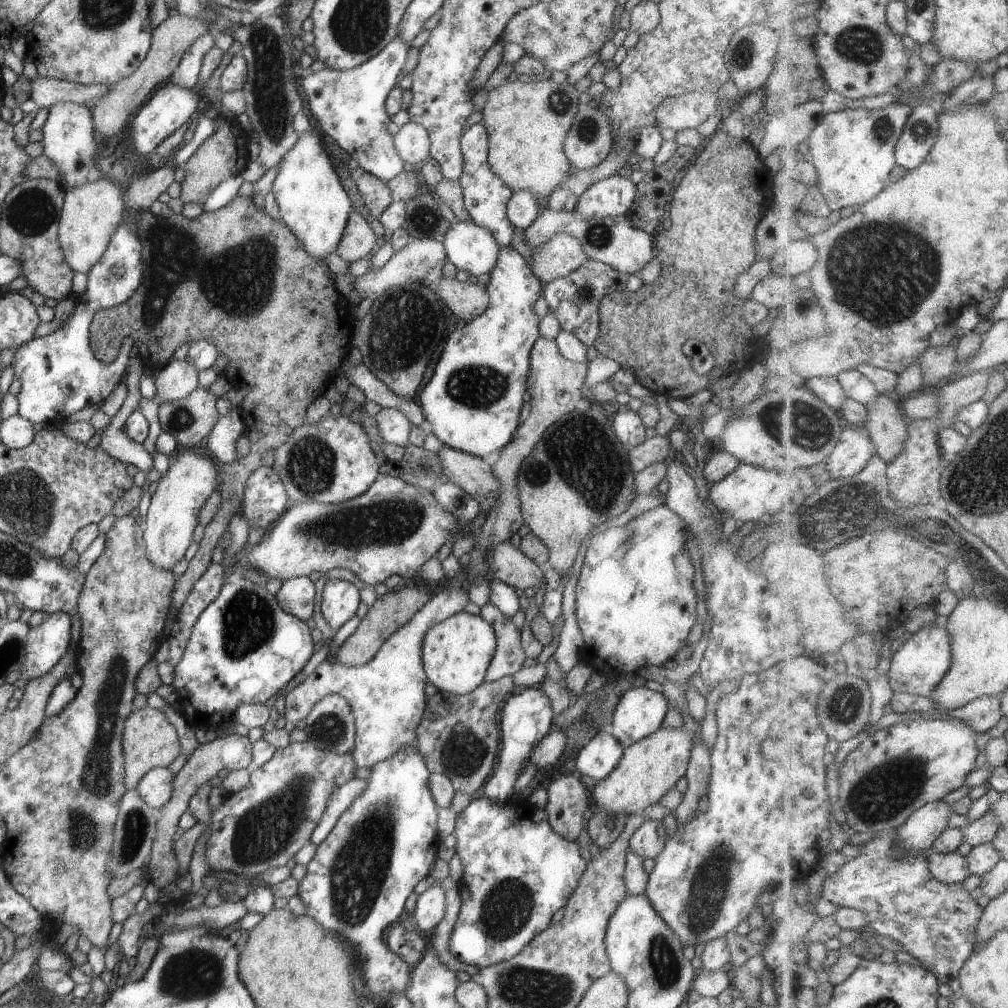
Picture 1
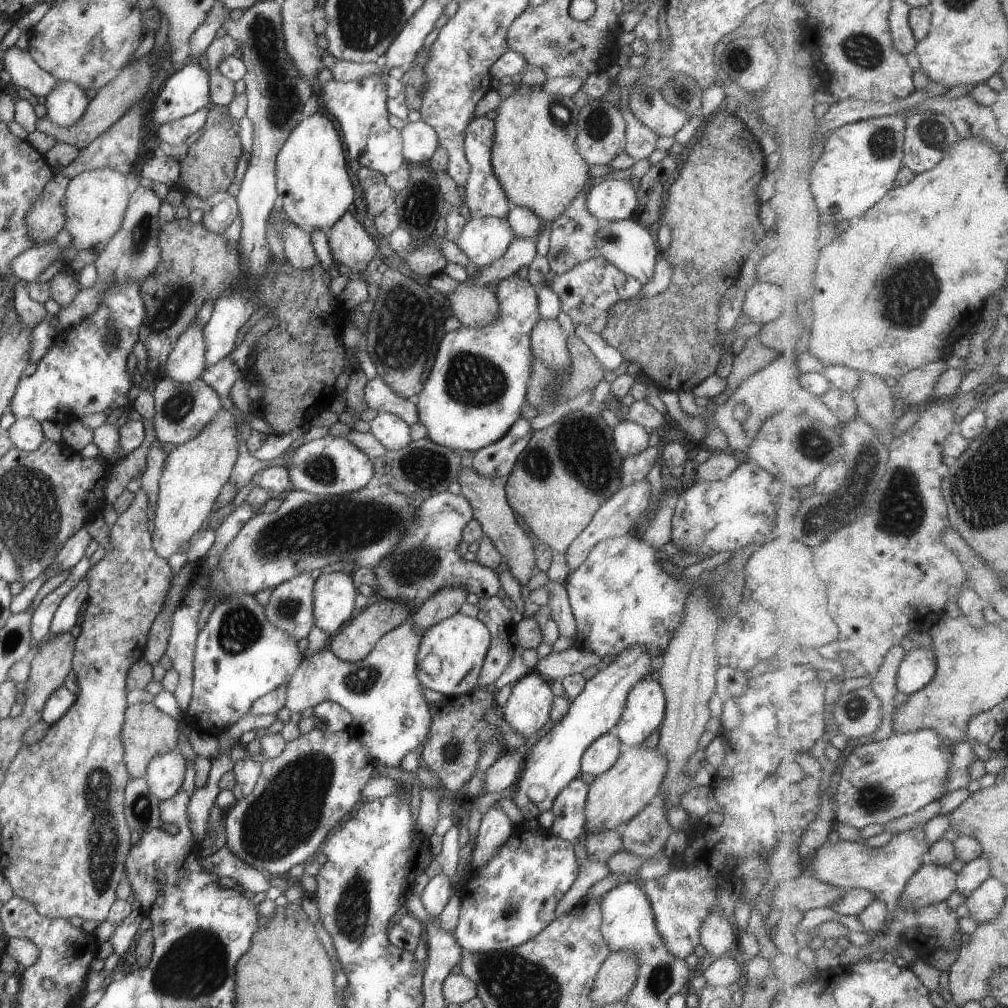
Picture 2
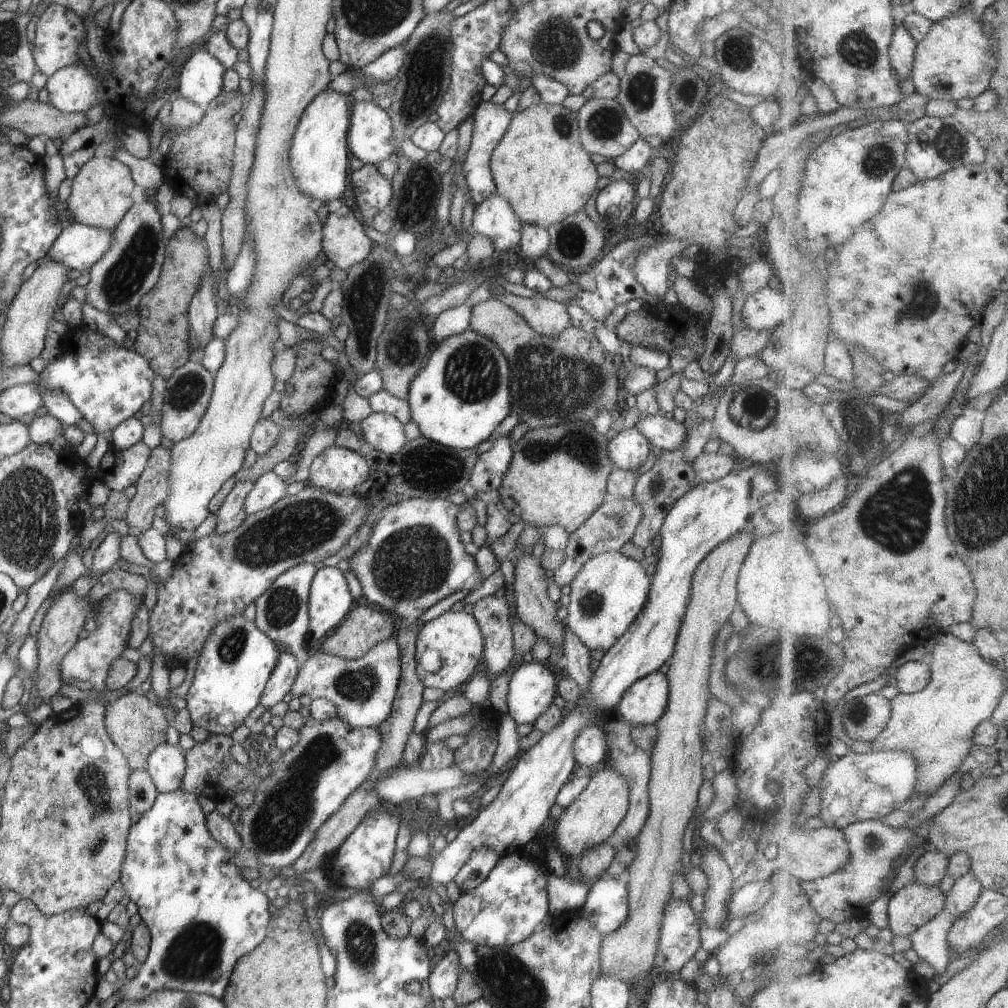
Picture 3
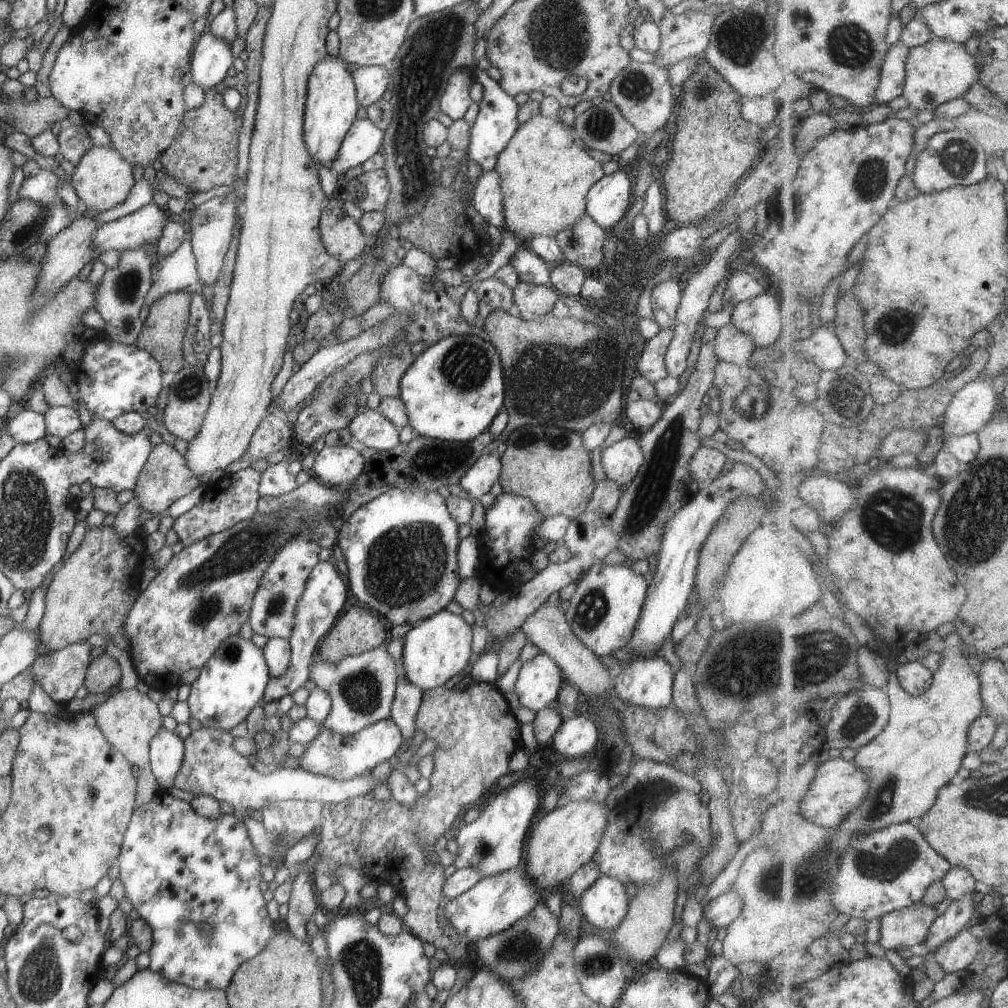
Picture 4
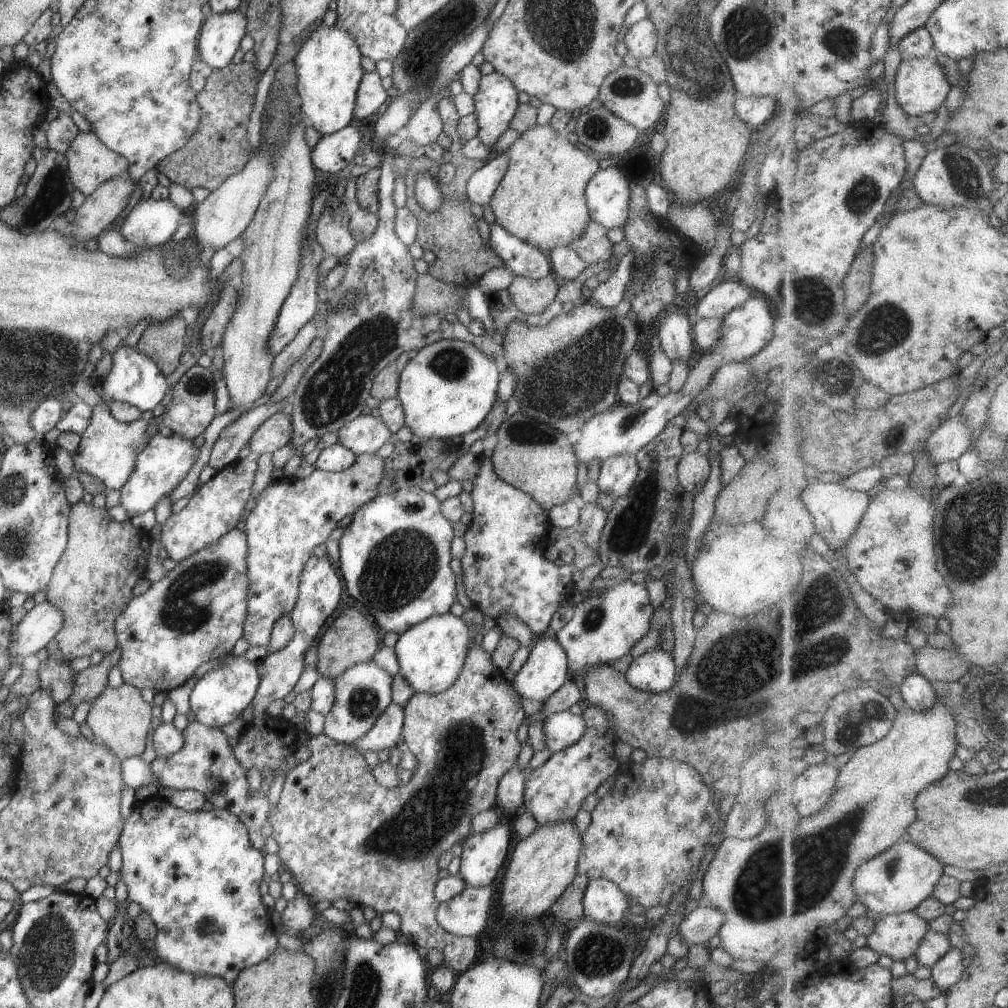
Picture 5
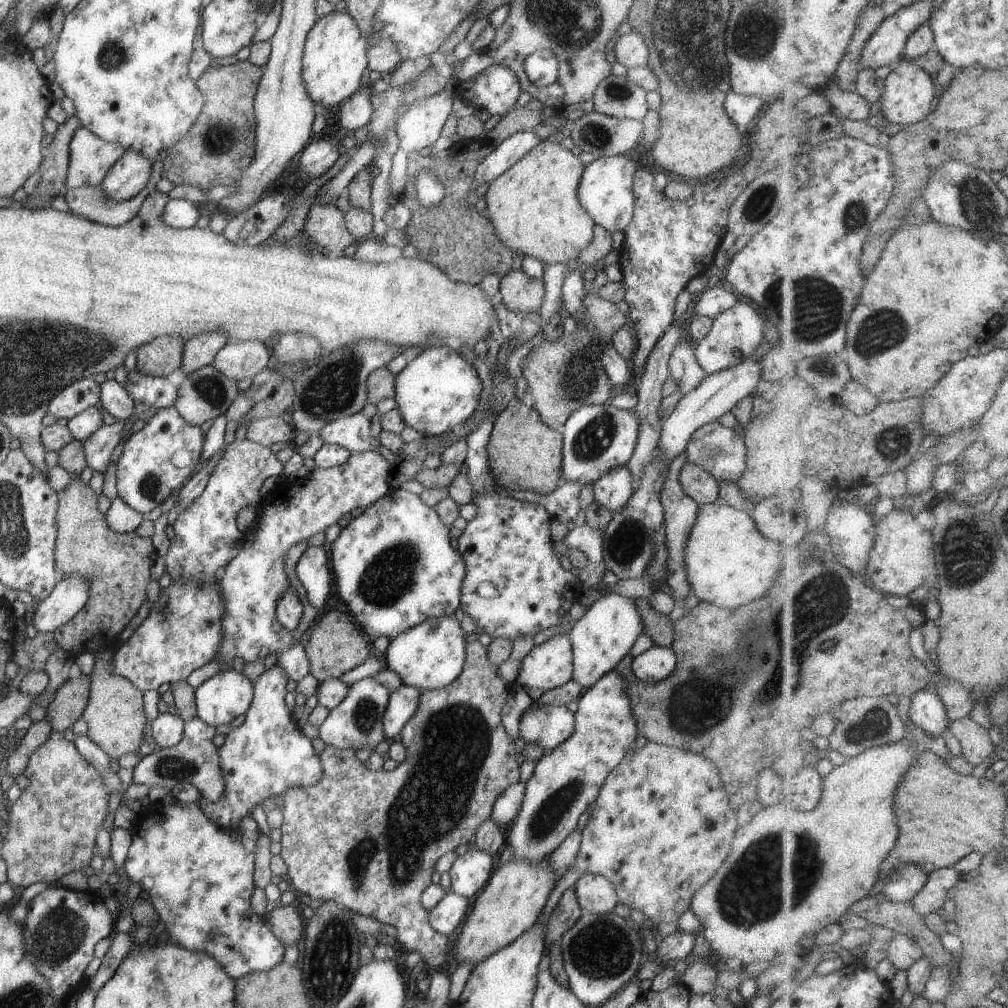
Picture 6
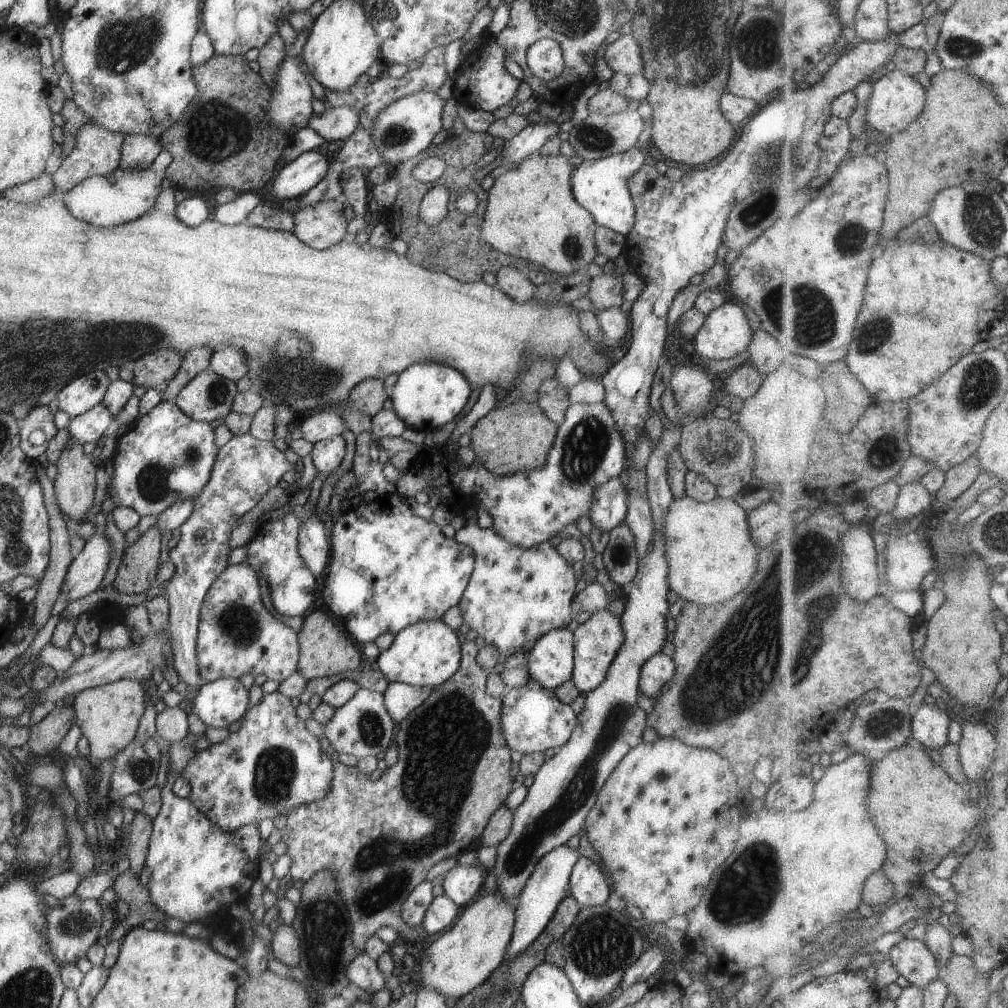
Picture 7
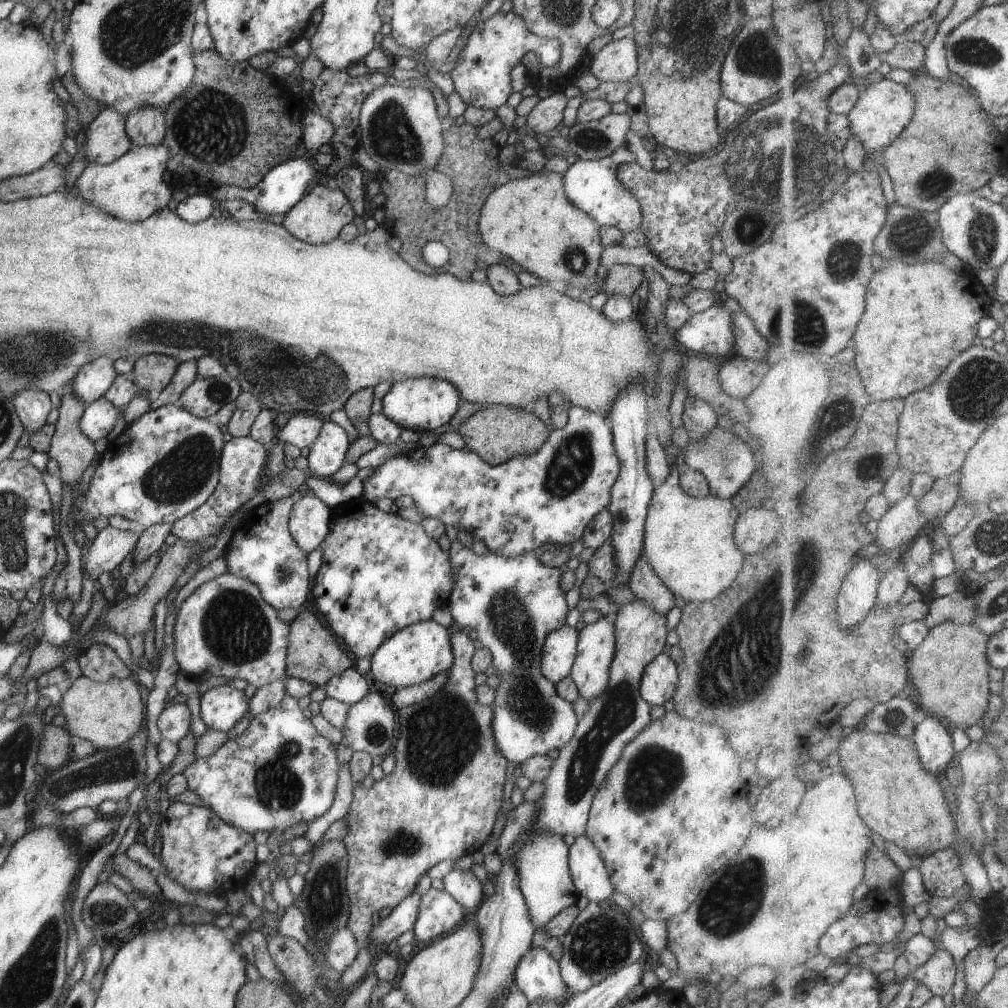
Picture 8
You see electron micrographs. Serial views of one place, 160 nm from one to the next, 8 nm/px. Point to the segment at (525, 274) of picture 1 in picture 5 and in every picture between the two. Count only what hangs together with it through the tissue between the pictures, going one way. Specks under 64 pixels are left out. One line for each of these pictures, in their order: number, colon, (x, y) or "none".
2: (473, 394)
3: (459, 397)
4: (453, 391)
5: (445, 389)

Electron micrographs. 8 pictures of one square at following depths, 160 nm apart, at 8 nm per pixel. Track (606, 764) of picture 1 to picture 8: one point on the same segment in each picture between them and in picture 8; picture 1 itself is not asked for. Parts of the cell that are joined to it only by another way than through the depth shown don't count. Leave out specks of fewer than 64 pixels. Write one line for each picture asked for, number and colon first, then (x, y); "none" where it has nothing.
2: (601, 754)
3: (590, 750)
4: (577, 736)
5: (561, 729)
6: (547, 727)
7: (532, 720)
8: (512, 603)

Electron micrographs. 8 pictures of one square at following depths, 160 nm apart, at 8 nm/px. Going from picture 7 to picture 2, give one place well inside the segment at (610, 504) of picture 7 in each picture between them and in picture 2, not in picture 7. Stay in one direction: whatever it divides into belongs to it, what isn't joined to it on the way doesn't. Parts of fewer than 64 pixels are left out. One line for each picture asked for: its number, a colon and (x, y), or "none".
2: (630, 438)
3: (628, 449)
4: (620, 461)
5: (616, 474)
6: (612, 489)

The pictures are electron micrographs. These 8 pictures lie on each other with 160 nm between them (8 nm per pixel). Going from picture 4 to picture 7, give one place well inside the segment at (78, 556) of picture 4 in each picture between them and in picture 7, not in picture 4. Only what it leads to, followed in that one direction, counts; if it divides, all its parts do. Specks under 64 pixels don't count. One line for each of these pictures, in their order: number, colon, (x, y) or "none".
5: (91, 582)
6: (116, 565)
7: (74, 484)

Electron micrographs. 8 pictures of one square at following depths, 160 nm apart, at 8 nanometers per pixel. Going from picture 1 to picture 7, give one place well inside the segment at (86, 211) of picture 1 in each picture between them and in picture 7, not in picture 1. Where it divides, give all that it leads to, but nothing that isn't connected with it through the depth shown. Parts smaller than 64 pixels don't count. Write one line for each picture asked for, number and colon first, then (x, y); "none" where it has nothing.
2: (95, 200)
3: (100, 195)
4: (101, 179)
5: (89, 162)
6: (89, 157)
7: (96, 152)

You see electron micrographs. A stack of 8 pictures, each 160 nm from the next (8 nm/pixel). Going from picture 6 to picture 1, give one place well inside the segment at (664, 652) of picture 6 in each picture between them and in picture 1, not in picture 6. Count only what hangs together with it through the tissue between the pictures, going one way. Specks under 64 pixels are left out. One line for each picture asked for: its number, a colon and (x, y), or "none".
1: (639, 712)
2: (644, 708)
3: (642, 703)
4: (647, 682)
5: (654, 671)

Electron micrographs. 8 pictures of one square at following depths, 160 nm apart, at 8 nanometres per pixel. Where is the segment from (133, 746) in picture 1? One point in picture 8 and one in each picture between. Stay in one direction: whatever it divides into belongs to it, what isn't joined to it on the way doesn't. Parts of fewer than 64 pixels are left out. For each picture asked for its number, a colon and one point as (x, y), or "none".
2: (146, 732)
3: (135, 725)
4: (128, 719)
5: (119, 718)
6: (113, 713)
7: (107, 715)
8: (107, 714)

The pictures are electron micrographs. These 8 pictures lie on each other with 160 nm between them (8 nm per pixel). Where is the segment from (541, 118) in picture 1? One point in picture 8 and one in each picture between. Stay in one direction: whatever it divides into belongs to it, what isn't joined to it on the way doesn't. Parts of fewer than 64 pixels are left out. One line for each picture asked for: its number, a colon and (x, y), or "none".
2: (533, 157)
3: (539, 167)
4: (544, 176)
5: (540, 199)
6: (533, 208)
7: (530, 213)
8: (529, 220)

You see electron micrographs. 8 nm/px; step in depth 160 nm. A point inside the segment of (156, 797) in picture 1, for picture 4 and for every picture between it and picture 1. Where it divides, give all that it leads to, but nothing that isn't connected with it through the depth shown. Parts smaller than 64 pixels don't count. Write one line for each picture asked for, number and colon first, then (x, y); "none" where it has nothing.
2: (164, 774)
3: (165, 765)
4: (165, 751)

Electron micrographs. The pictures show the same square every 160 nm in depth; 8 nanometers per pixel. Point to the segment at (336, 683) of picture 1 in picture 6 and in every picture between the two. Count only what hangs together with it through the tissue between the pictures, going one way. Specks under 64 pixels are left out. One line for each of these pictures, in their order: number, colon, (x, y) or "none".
2: (389, 716)
3: (362, 690)
4: (361, 688)
5: (362, 692)
6: (356, 722)

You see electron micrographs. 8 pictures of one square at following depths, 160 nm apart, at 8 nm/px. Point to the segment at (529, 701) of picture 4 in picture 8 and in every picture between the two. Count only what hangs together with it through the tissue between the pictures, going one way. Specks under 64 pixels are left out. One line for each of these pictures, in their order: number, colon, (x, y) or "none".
5: (546, 668)
6: (548, 665)
7: (549, 662)
8: (558, 651)

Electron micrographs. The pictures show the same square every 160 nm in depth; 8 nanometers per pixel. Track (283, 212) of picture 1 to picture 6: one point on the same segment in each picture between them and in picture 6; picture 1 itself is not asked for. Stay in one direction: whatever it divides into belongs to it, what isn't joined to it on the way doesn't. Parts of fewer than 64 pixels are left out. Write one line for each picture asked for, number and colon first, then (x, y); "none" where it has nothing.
2: (313, 188)
3: (317, 157)
4: (330, 105)
5: (327, 67)
6: (334, 54)

